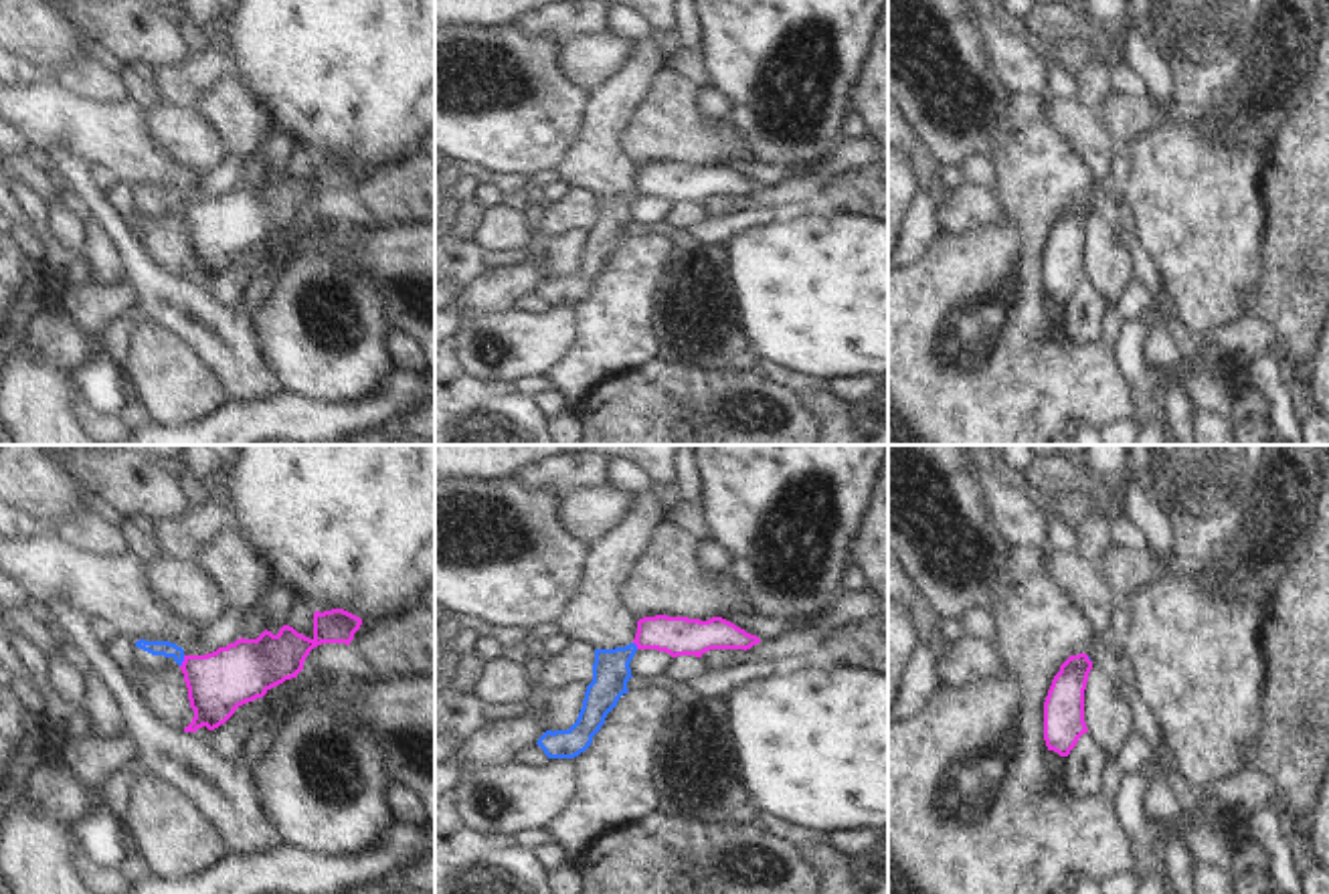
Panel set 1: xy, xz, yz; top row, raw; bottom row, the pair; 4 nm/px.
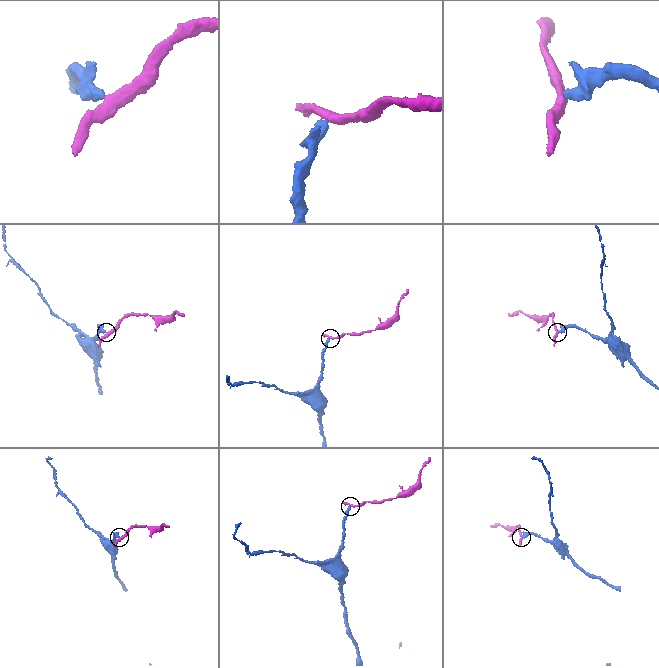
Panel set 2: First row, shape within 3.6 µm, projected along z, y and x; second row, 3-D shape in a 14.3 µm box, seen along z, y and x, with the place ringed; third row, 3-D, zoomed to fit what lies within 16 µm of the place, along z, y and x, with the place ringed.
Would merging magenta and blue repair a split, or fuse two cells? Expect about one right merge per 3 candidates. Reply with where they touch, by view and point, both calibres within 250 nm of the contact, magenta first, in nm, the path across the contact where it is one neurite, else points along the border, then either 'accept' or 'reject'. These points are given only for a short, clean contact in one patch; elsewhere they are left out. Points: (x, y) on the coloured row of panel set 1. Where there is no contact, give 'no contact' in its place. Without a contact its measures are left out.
meets magenta in xy at (183, 662); 240 nm thick on the magenta side, 60 nm on the other; border along xy (185, 656), (181, 666); reject

